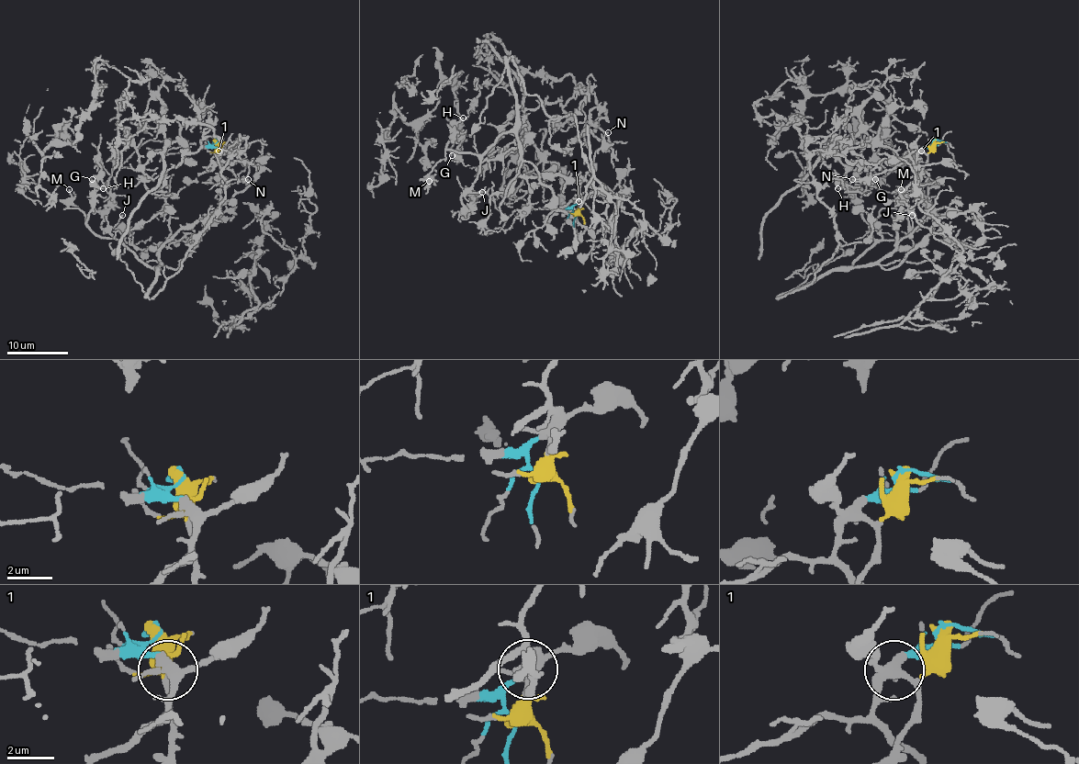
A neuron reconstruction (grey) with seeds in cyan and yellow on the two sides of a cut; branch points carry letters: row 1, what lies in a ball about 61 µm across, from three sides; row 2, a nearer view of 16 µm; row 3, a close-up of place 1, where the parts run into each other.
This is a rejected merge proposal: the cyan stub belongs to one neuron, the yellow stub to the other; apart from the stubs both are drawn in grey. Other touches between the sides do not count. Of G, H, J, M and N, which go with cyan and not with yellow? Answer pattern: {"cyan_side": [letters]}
{"cyan_side": ["N"]}

